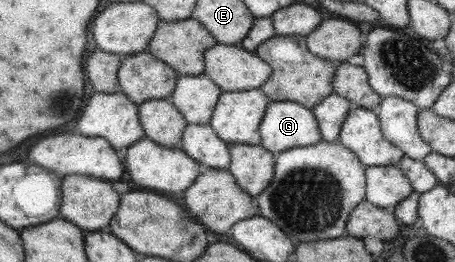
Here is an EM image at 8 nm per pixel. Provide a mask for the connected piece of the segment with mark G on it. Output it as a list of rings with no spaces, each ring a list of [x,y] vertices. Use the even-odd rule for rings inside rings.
[[[291,100],[270,101],[258,132],[260,146],[273,154],[322,140],[311,109]]]

